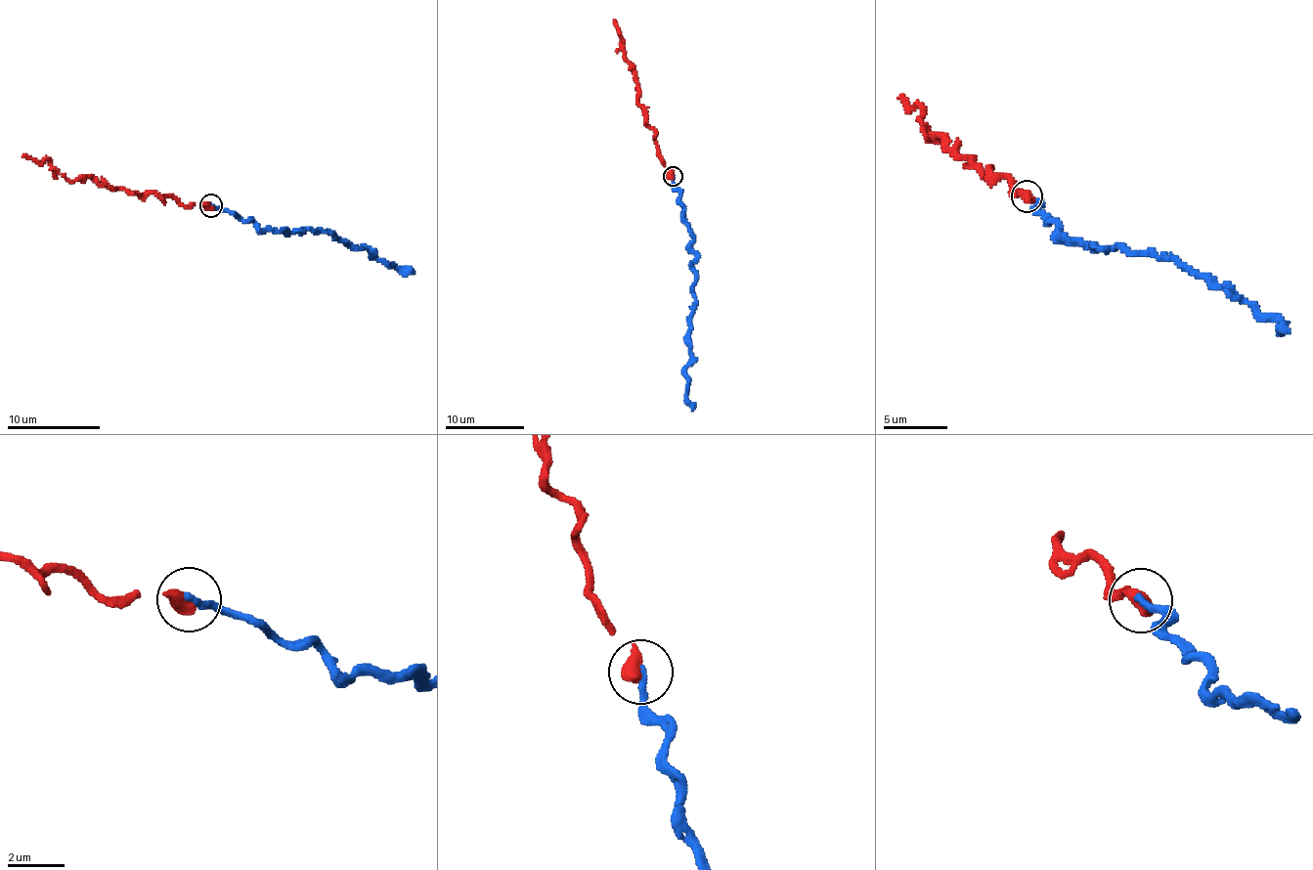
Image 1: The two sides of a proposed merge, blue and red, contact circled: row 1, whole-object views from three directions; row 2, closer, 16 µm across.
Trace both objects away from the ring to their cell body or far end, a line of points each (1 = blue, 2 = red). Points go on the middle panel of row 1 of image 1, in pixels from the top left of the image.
1: (672, 177), (696, 257), (693, 273), (696, 309), (689, 336), (691, 357), (686, 375), (691, 411)
2: (672, 177), (665, 166), (653, 129), (638, 103), (634, 65), (626, 58), (613, 20)

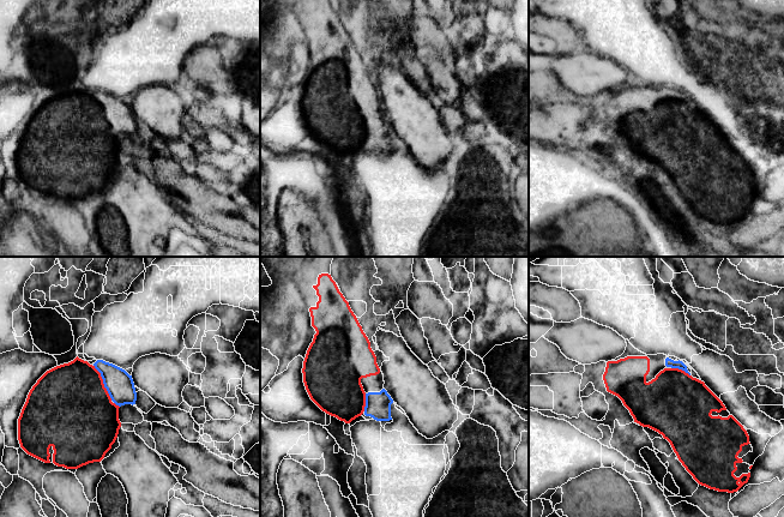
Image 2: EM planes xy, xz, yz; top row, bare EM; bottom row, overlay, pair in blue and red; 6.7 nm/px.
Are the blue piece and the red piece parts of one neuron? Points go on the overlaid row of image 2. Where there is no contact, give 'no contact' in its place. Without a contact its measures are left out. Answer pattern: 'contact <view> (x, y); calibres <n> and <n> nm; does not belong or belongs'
contact xy (103, 383); calibres 190 and 480 nm; belongs

